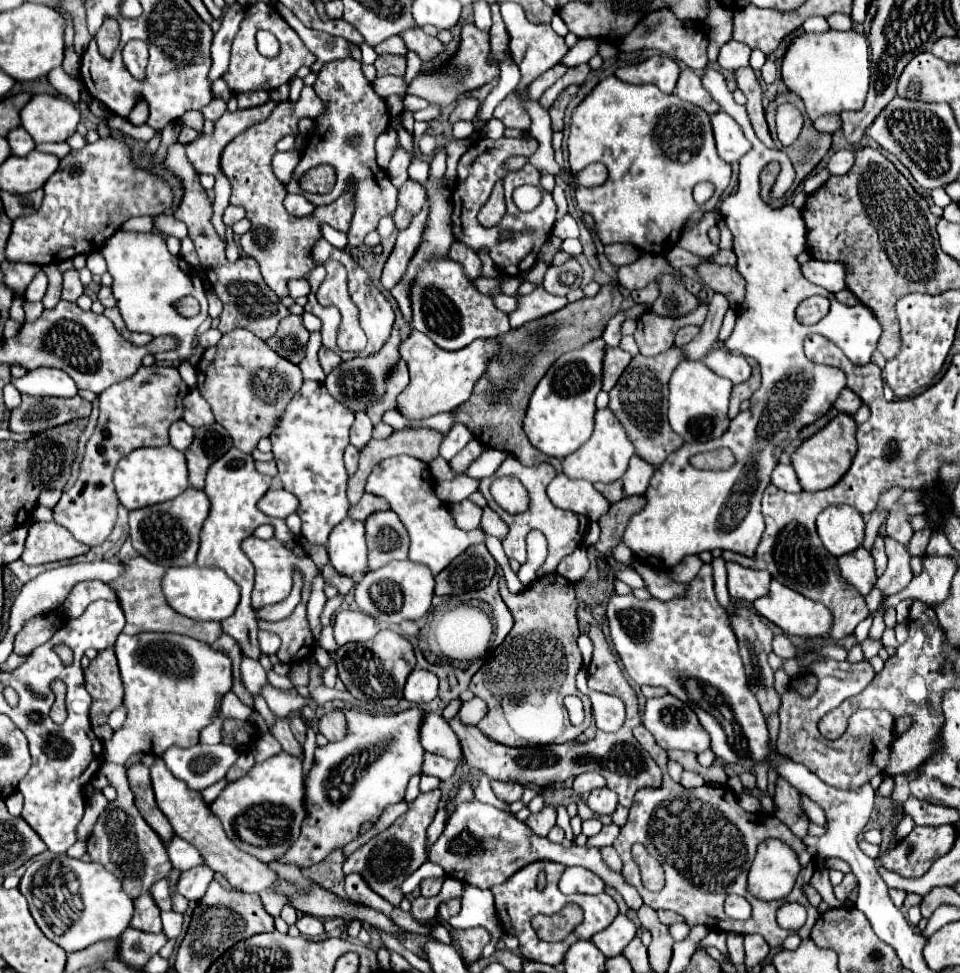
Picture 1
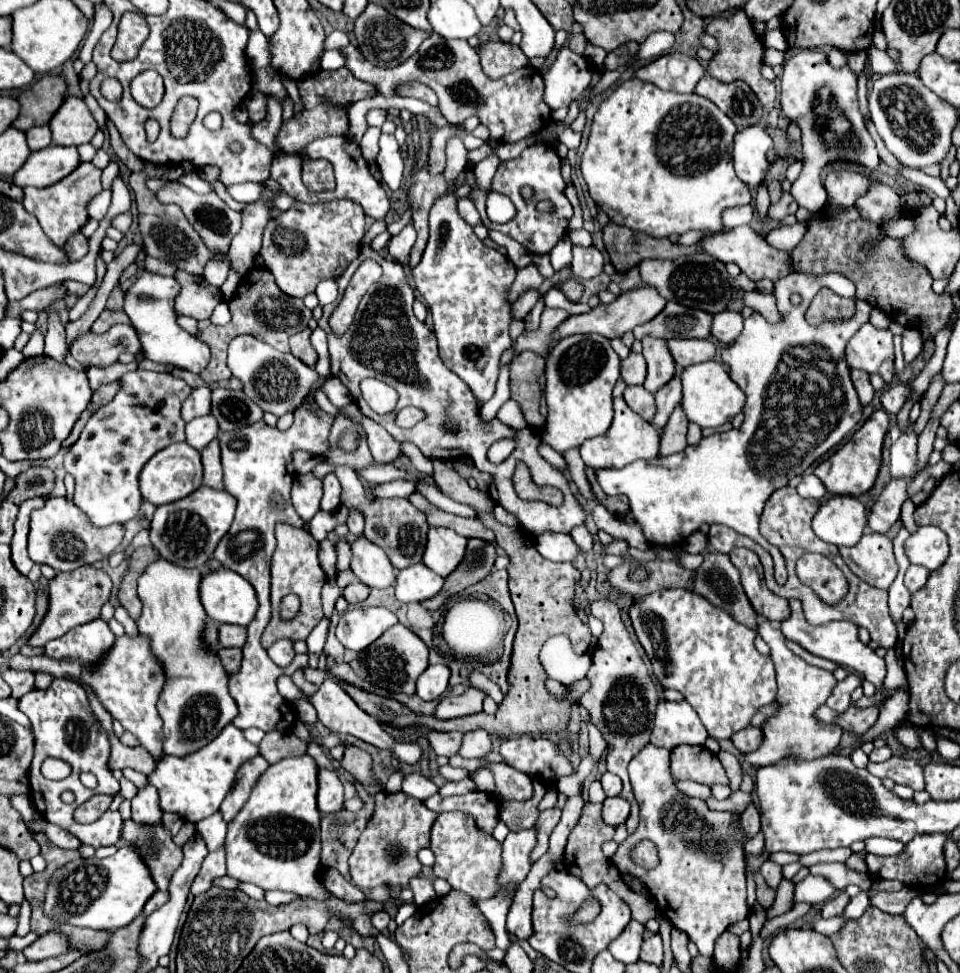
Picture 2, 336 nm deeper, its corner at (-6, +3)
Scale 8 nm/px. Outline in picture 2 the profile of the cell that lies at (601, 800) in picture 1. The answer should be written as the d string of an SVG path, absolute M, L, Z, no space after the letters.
M620 796L606 798L604 804L602 804L602 818L610 826L624 824L628 814L630 814L630 804L624 798L620 798Z

